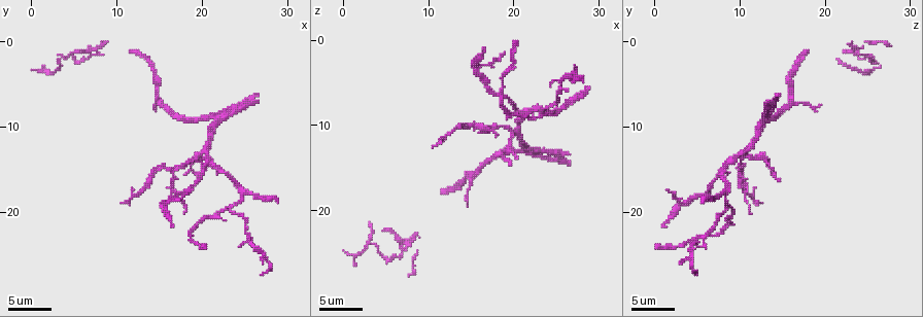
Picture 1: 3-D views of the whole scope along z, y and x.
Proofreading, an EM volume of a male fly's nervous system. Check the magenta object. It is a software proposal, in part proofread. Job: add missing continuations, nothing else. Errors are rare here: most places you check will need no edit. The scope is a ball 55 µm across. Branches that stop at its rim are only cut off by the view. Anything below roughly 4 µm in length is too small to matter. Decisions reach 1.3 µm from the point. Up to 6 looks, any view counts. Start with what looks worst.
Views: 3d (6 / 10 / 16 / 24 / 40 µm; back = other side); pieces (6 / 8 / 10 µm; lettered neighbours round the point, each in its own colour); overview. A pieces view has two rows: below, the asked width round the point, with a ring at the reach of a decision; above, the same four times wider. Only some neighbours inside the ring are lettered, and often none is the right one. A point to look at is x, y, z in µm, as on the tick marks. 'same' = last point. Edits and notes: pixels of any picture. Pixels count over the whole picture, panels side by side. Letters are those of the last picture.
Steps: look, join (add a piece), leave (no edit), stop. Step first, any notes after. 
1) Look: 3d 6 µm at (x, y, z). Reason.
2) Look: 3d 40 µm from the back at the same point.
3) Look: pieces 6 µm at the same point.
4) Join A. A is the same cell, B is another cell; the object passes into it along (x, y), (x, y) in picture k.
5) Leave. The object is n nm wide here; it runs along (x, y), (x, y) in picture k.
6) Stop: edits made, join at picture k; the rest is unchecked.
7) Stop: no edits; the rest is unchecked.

Look: 3d 10 µm at (19.8, 16.2, 14.6). Free end.

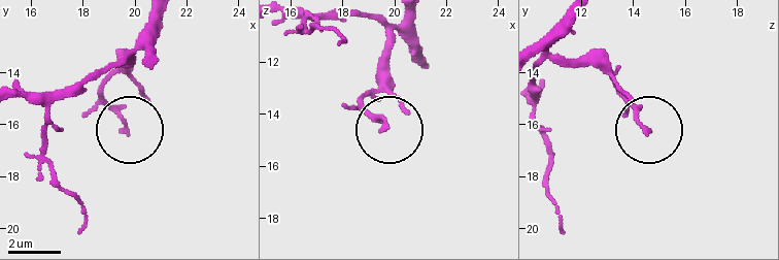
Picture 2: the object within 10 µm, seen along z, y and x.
Look: pieces 8 µm at (19.6, 16.2, 14.5). What lies round it.

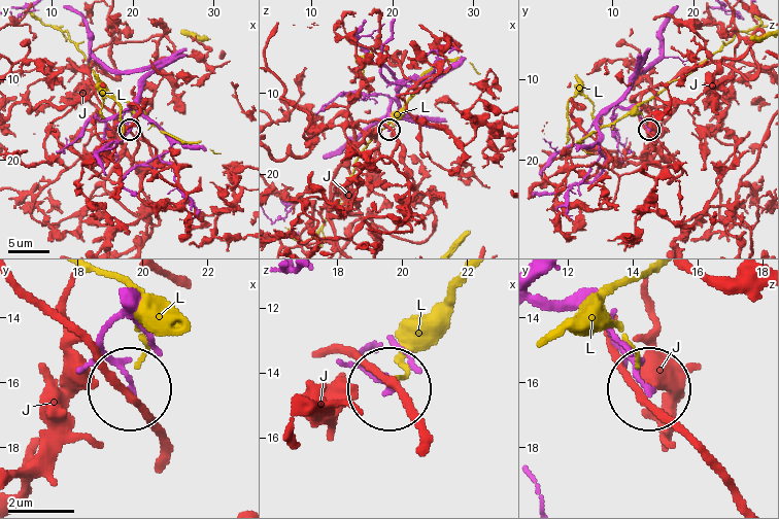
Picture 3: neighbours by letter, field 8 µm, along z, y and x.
Leave. J and L are other cells; no lettered piece goes on from it.

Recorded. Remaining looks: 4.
Look: pieces 8 µm at (10.8, 19.0, 12.2). Branch stops here.

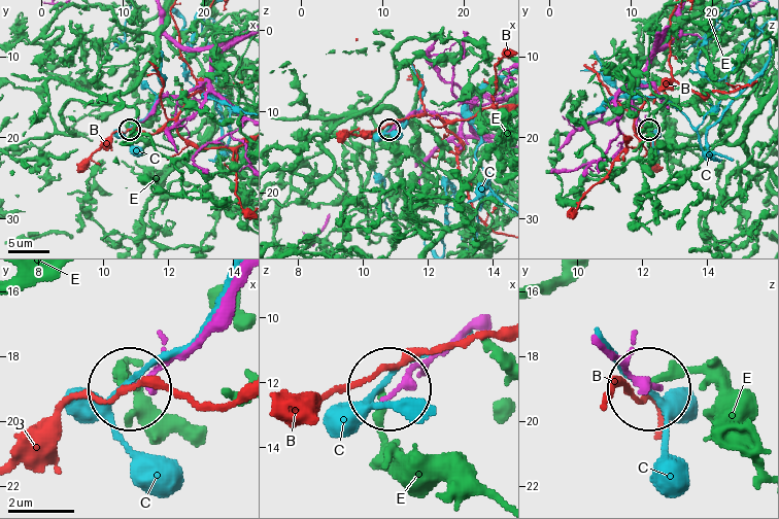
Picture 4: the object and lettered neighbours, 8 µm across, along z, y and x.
Leave. The object is 130 nm wide here; B, C and E are other cells; it runs along (463, 330), (399, 385) in picture 4; no lettered piece goes on from it.

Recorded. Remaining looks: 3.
Look: pieces 6 µm at (18.2, 19.8, 11.4). An open end.

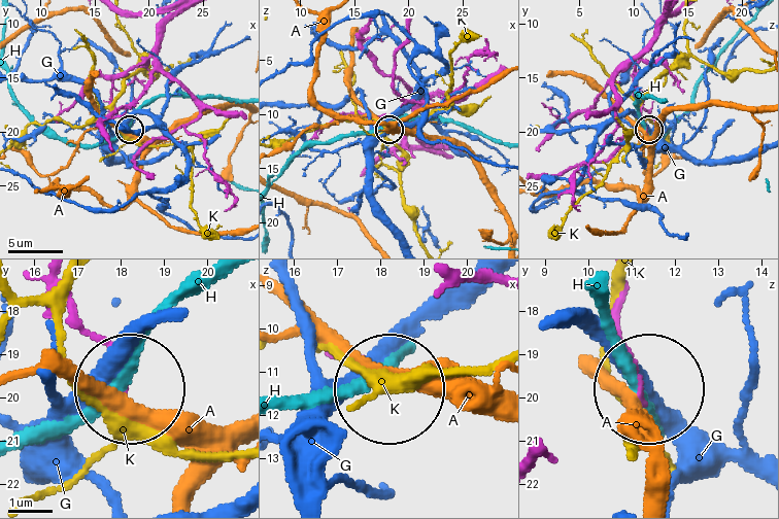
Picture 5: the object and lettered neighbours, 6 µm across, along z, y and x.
Leave. A, G, H and K are other cells; it runs along (62, 285), (125, 381) in picture 5; no lettered piece goes on from it.

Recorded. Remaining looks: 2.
Stop: no edits; the rest is unchecked.

